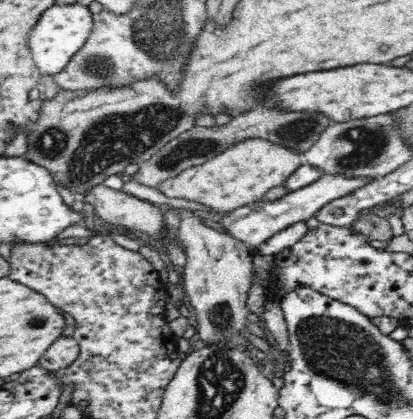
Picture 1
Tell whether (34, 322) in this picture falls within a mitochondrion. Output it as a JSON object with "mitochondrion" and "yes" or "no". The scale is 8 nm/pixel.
{"mitochondrion":"yes"}

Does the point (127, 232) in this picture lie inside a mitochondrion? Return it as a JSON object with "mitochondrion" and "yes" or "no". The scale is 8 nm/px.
{"mitochondrion":"no"}

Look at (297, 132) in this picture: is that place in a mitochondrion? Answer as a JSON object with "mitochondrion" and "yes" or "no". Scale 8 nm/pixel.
{"mitochondrion":"yes"}

